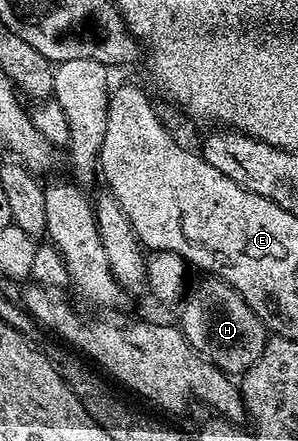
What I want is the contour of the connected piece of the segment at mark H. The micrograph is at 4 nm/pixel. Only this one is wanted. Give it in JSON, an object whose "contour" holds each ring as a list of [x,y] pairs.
{"contour":[[[205,278],[205,281],[193,293],[191,292],[188,293],[189,301],[188,296],[184,301],[185,309],[182,310],[179,321],[179,327],[190,346],[226,374],[243,374],[248,368],[255,366],[265,353],[267,329],[265,323],[251,310],[251,306],[247,306],[245,299],[225,280],[216,278]]]}

